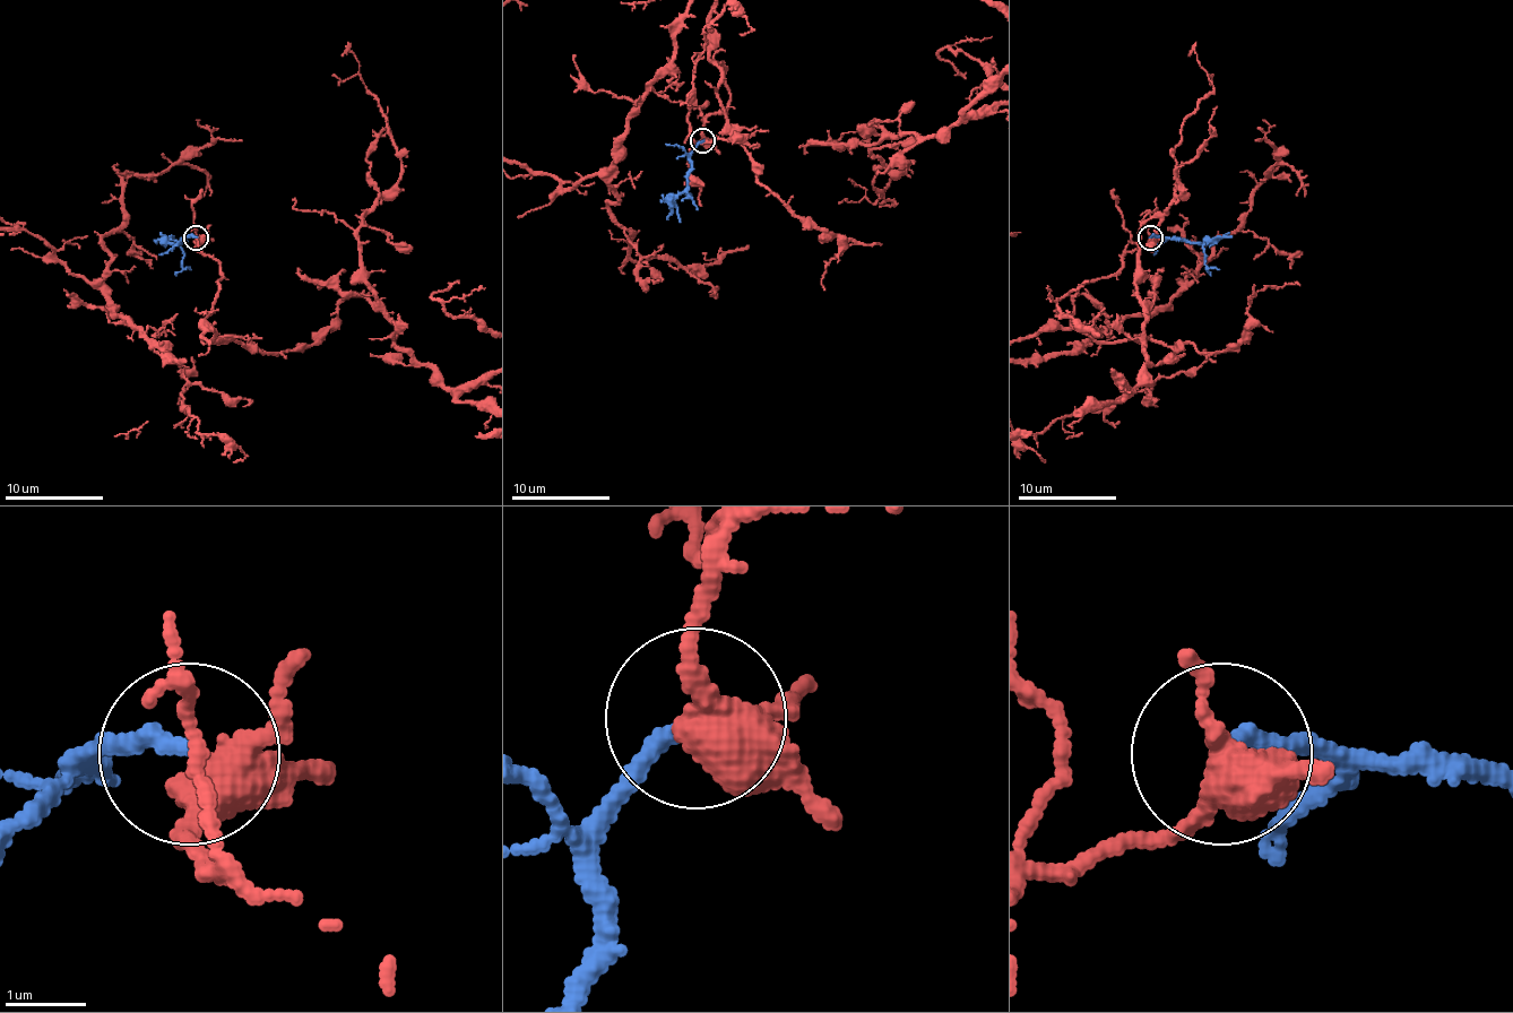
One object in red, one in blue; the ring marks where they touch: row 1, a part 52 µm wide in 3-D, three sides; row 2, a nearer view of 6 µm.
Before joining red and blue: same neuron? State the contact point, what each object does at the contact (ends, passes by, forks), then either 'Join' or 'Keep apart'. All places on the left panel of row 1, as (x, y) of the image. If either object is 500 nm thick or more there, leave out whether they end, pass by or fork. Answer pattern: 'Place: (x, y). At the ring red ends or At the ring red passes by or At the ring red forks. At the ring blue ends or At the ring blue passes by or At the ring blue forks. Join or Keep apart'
Place: (196, 237). At the ring red forks. At the ring blue ends. Keep apart

